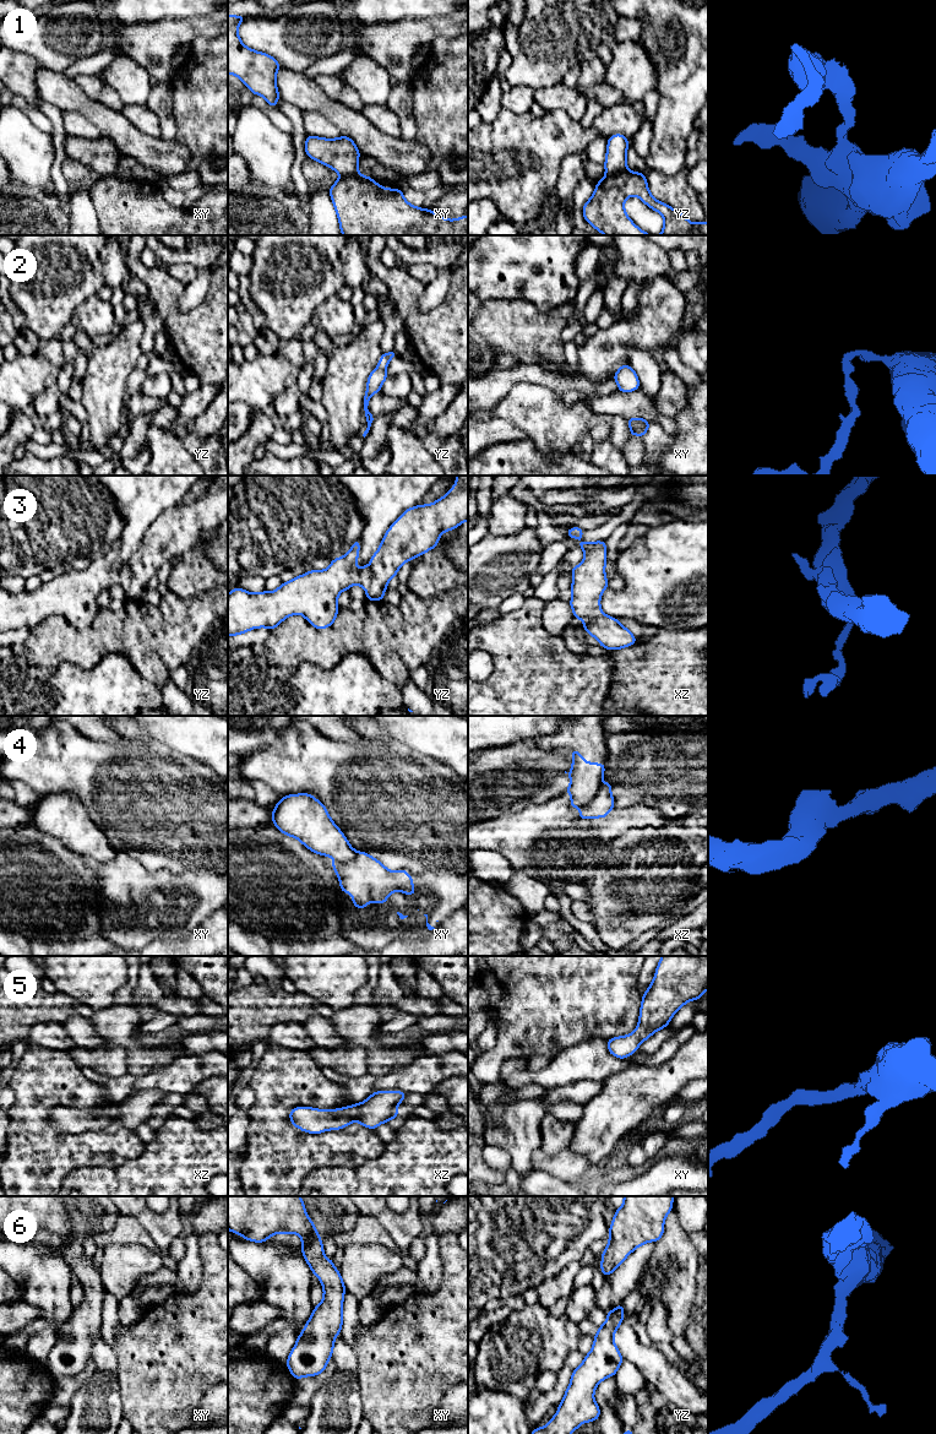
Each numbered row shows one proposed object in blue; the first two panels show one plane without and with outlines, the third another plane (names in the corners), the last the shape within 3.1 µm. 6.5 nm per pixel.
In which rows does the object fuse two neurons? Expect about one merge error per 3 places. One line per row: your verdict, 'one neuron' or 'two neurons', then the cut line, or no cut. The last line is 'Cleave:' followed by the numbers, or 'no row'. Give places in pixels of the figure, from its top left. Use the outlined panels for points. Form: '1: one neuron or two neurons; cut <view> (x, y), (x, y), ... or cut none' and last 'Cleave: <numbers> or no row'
1: two neurons; cut yz (625, 168), (615, 174), (607, 175)
2: two neurons; cut yz (377, 367), (384, 370)
3: one neuron; cut none
4: two neurons; cut xz (602, 781), (597, 793), (582, 807)
5: one neuron; cut none
6: one neuron; cut none
Cleave: 1, 2, 4

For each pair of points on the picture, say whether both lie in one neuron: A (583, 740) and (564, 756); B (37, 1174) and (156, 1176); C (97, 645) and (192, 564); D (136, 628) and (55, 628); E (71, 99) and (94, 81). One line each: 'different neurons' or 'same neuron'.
A: different neurons
B: different neurons
C: different neurons
D: same neuron
E: different neurons

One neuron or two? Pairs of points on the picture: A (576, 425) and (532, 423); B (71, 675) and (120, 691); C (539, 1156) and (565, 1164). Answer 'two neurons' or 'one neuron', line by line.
A: one neuron
B: one neuron
C: one neuron

